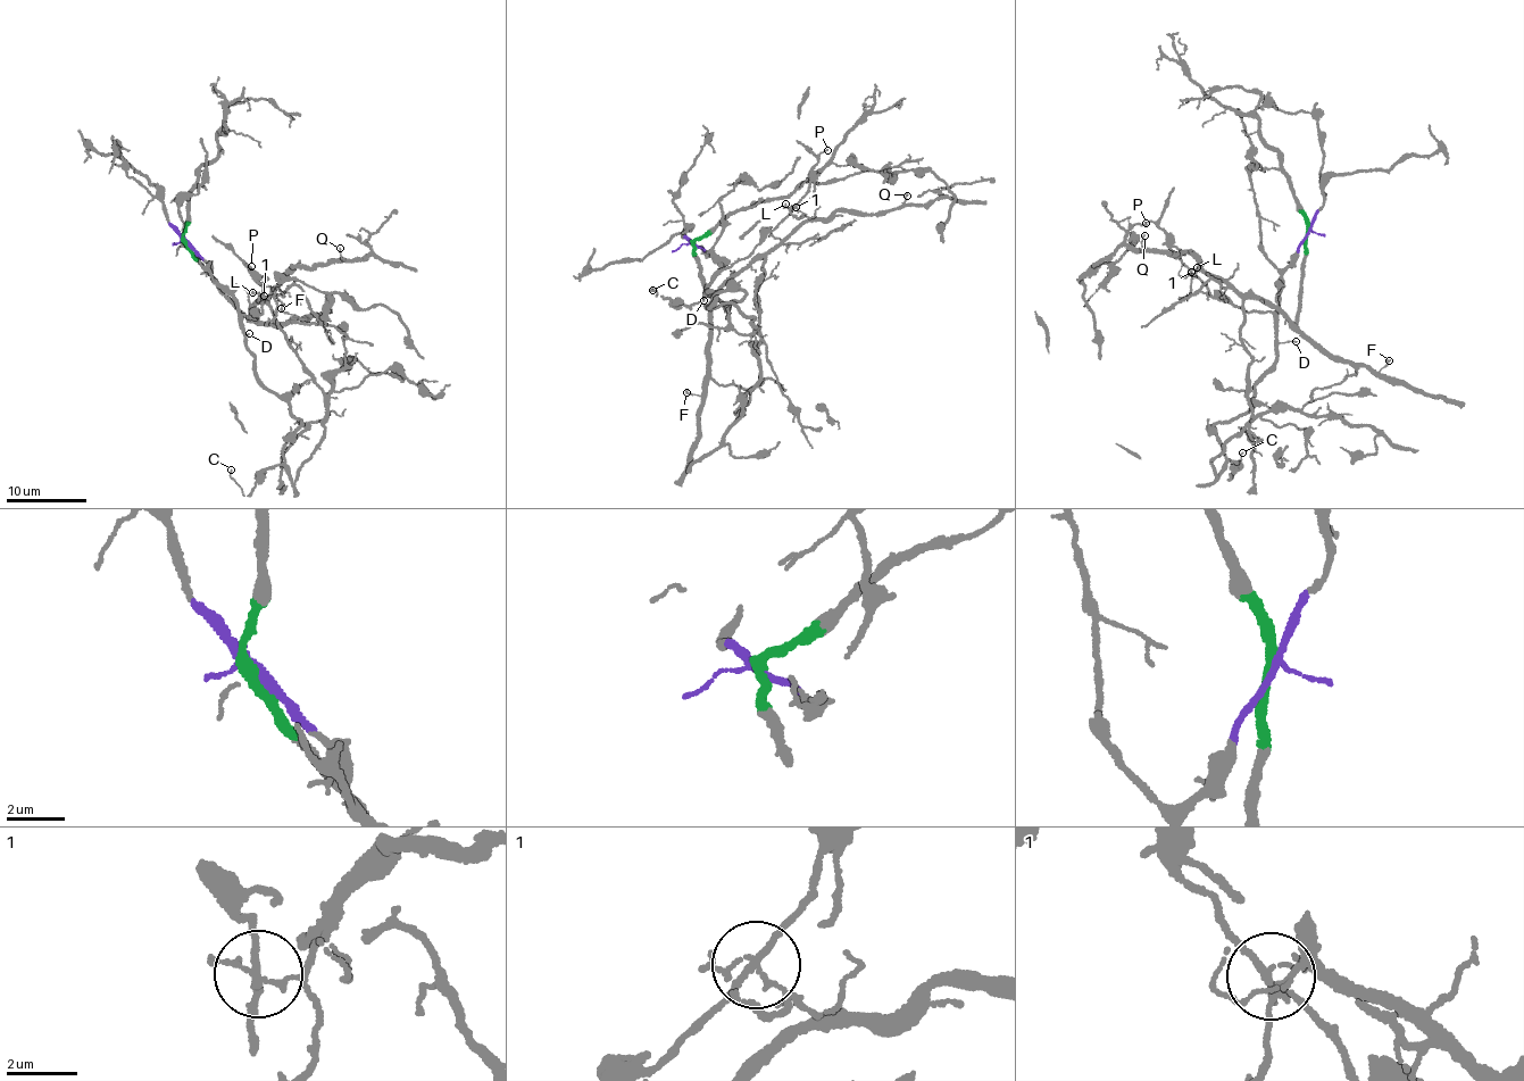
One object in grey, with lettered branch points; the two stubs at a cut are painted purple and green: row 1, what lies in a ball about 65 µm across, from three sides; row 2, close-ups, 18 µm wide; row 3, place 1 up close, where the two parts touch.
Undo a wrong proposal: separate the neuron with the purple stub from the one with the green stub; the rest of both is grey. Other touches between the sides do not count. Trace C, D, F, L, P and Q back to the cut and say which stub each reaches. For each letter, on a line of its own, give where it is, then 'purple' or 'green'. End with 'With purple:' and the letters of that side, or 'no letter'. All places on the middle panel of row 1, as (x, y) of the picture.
C: (652, 290) | purple
D: (704, 300) | purple
F: (686, 392) | green
L: (785, 204) | green
P: (827, 150) | purple
Q: (907, 196) | green
With purple: C, D, P

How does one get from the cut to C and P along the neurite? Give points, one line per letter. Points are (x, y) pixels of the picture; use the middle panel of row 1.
C: (693, 242), (717, 260), (707, 294), (727, 306), (744, 294), (726, 291), (681, 306), (654, 289)
P: (693, 242), (708, 255), (710, 252), (719, 271), (741, 259), (805, 196), (818, 155), (827, 149)

